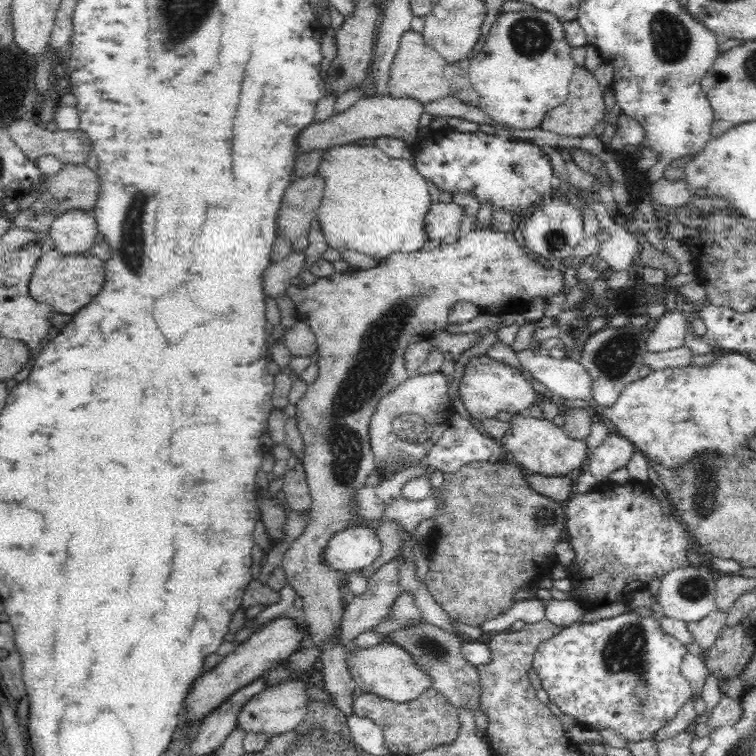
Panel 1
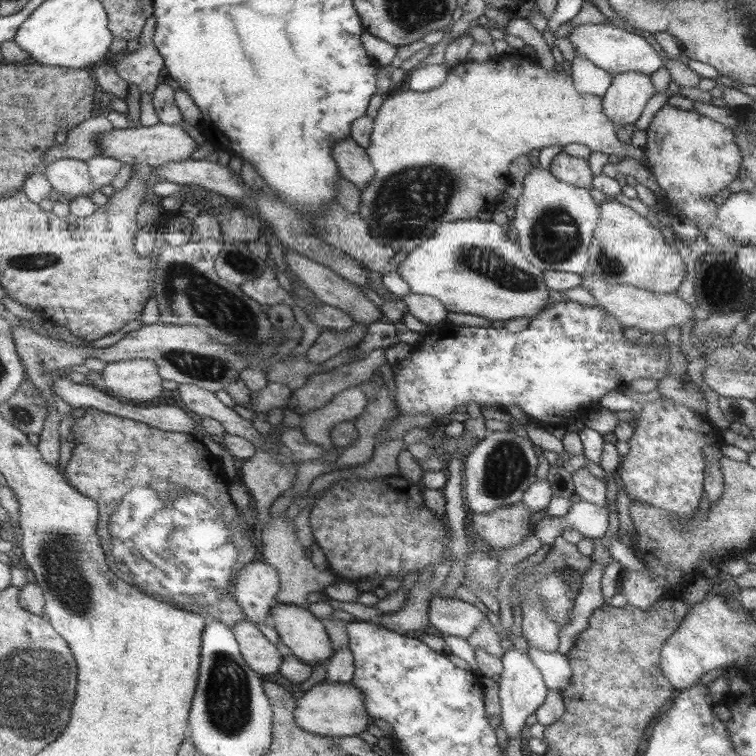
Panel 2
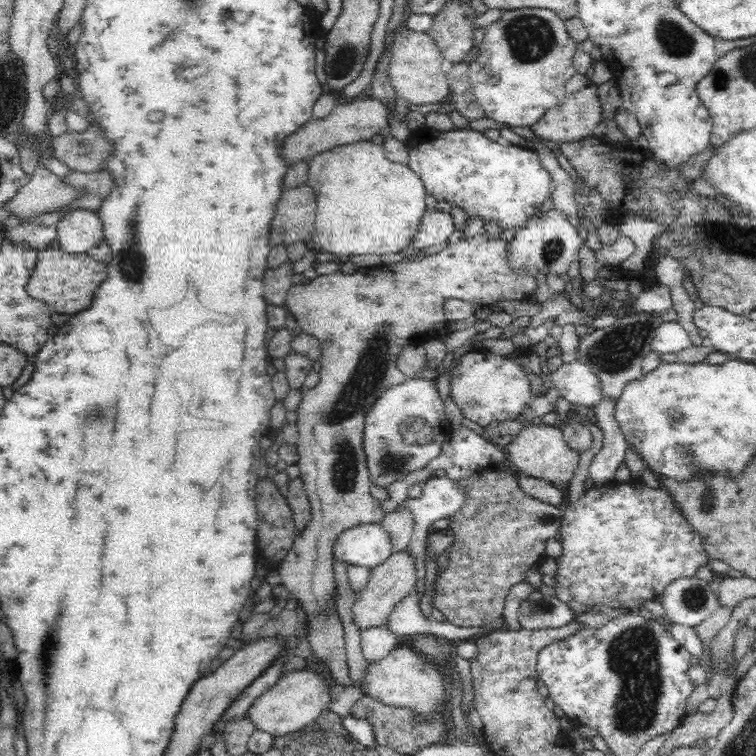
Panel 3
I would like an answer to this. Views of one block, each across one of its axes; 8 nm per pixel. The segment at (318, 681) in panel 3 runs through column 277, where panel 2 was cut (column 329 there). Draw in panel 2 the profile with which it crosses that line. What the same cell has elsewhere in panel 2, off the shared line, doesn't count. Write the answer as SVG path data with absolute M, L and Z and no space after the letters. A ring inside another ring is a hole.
M322 681L304 692L298 699L297 723L310 733L323 737L354 736L367 730L371 717L366 705L366 694L353 682Z

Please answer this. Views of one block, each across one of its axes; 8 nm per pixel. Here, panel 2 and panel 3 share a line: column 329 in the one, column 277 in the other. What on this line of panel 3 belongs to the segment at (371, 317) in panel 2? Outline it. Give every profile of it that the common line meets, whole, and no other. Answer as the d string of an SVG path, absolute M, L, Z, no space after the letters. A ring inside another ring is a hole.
M288 260L278 268L268 268L263 279L263 294L267 305L283 307L288 290L294 285L292 277L292 261Z

